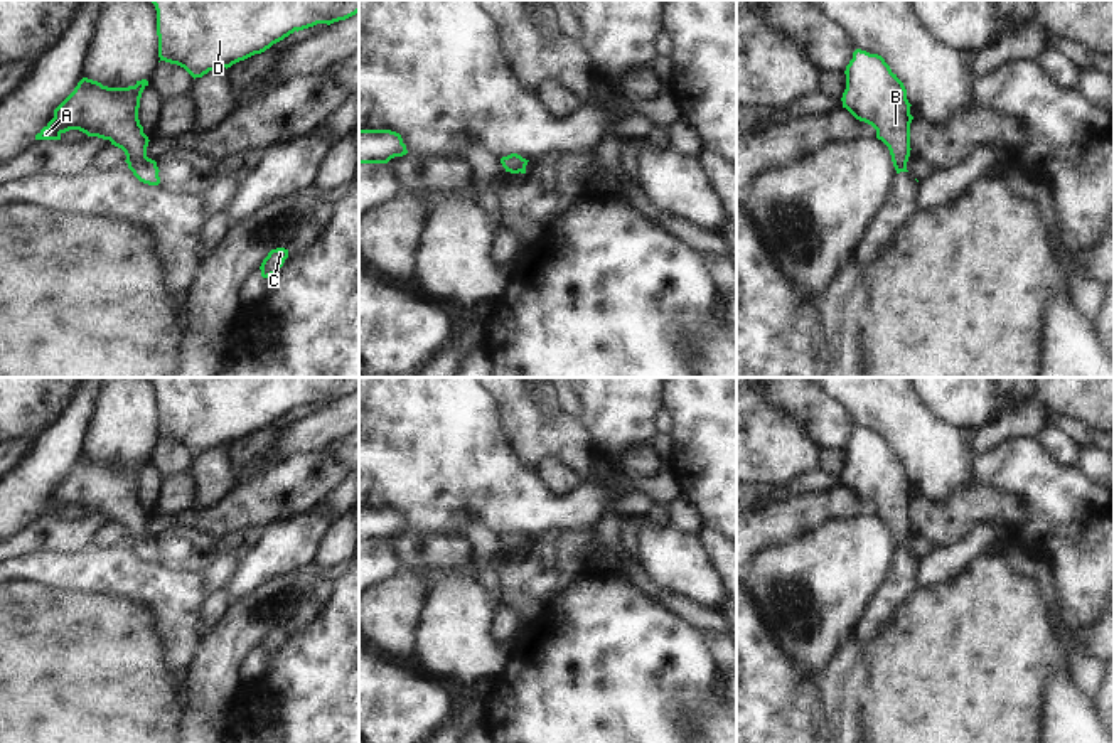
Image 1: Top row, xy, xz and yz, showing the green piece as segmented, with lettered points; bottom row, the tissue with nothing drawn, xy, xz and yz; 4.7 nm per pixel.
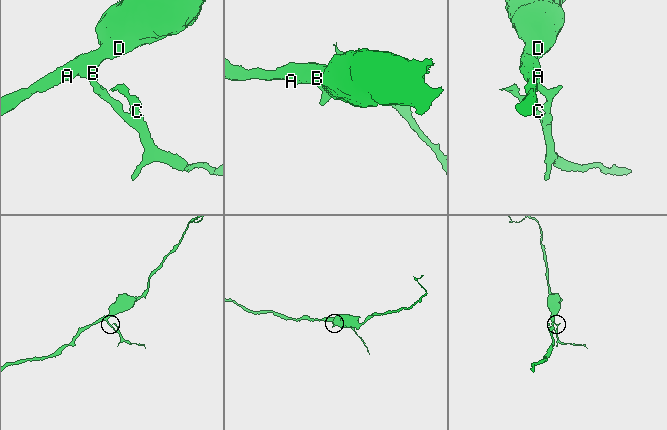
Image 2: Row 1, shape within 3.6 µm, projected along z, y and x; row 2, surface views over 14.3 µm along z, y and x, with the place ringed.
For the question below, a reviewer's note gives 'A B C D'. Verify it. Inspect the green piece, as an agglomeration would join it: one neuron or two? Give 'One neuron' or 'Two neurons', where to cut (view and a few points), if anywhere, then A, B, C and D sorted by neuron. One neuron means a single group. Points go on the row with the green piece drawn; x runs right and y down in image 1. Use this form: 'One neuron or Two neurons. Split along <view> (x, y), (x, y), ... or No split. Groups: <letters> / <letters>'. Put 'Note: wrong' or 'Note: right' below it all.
One neuron. No split. Groups: A B C D.
Note: right

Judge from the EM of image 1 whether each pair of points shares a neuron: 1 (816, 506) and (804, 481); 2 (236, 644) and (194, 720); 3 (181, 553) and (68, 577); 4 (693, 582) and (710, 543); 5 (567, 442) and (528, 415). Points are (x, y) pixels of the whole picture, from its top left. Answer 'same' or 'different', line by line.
1: different
2: same
3: different
4: different
5: same

